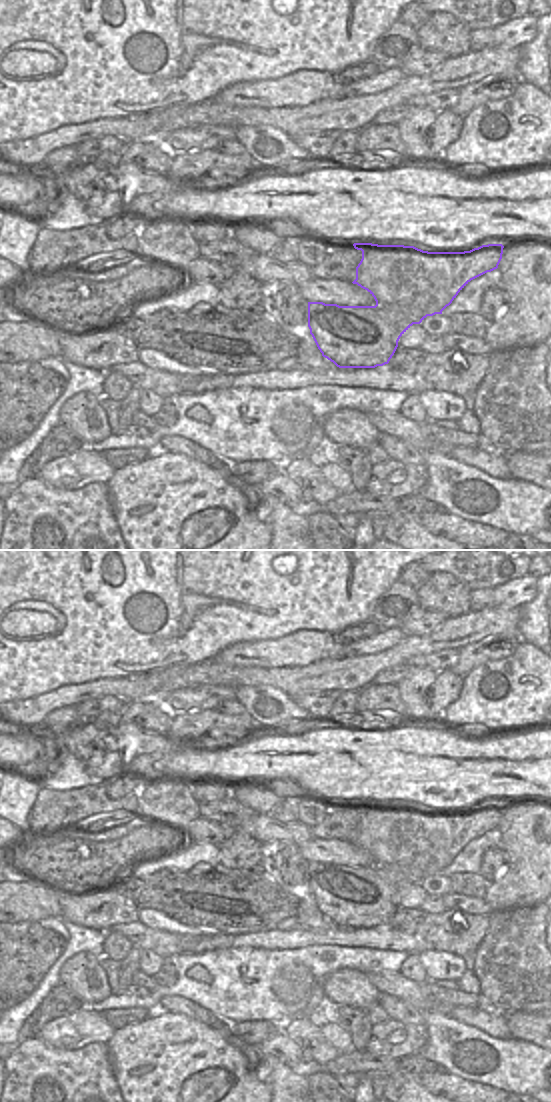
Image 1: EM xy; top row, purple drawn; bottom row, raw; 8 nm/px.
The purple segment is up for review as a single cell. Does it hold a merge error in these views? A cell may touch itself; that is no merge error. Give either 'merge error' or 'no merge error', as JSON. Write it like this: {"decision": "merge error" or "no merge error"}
{"decision": "merge error"}

